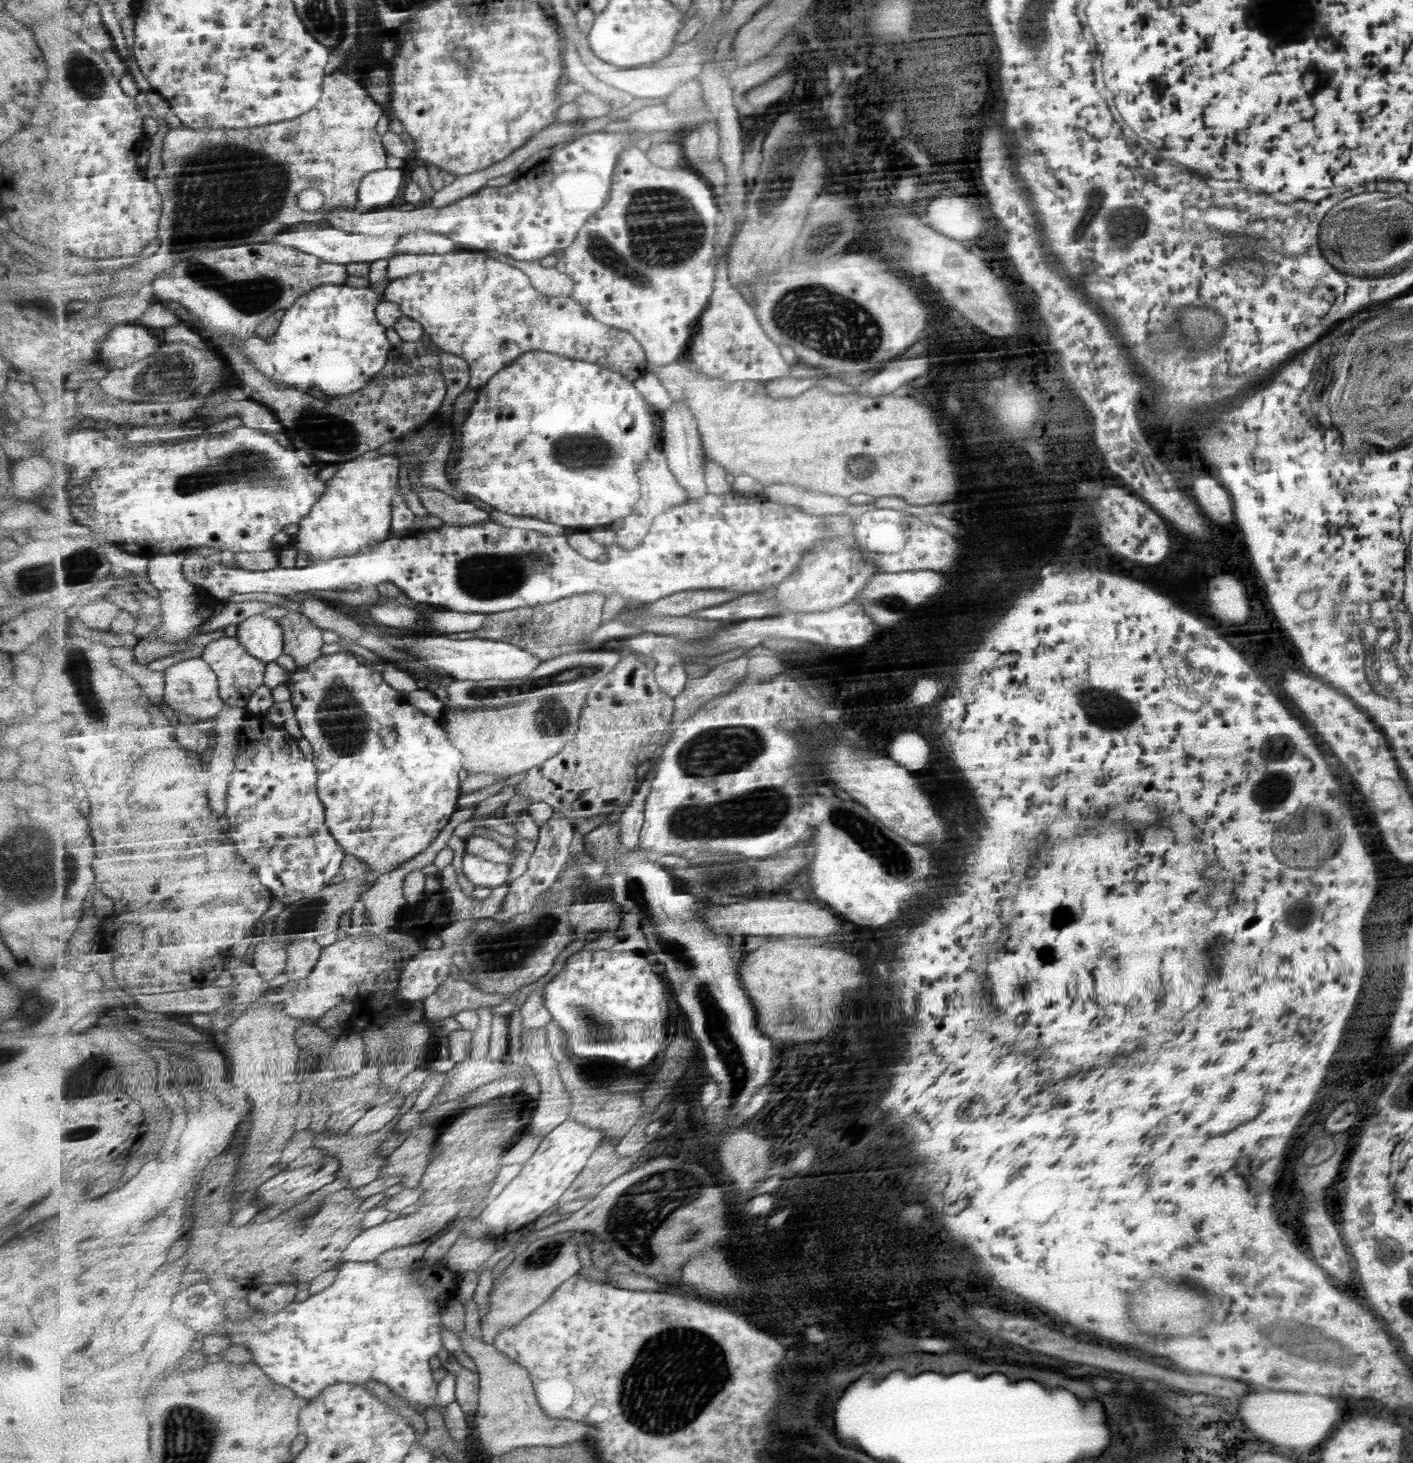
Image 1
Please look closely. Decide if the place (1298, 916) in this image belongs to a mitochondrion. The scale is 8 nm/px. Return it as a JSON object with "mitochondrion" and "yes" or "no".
{"mitochondrion":"yes"}

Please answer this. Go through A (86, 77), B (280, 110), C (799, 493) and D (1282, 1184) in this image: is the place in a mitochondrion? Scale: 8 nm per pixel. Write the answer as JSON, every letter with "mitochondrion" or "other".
{"A":"mitochondrion","B":"other","C":"other","D":"other"}

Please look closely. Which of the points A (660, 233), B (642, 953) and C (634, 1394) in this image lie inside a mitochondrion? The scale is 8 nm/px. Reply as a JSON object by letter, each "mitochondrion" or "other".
{"A":"mitochondrion","B":"other","C":"mitochondrion"}

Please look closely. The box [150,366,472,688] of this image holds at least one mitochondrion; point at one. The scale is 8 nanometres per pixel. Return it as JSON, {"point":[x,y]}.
{"point":[225,470]}

